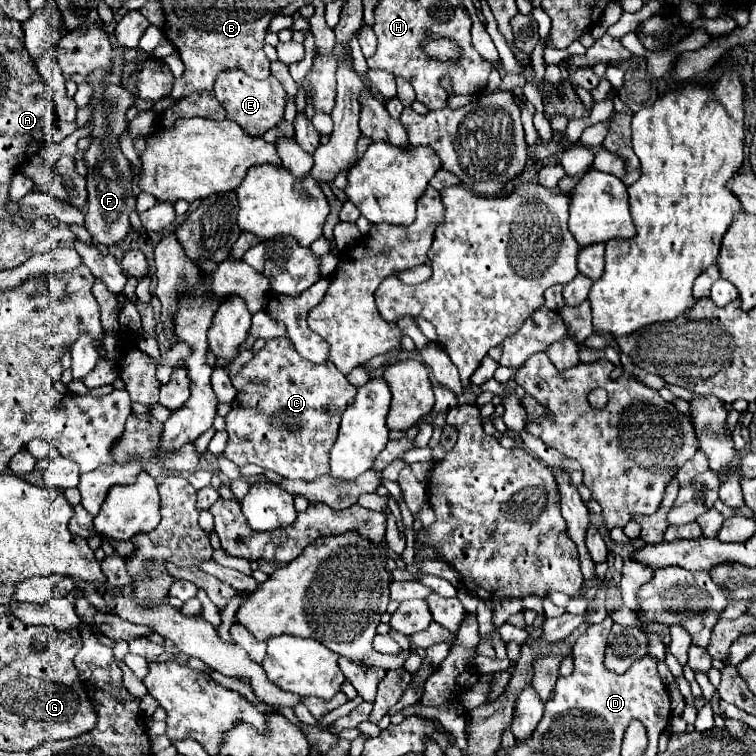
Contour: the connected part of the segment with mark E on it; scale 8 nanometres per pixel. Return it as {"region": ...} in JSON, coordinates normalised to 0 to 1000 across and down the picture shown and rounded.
{"region":[[[313,90],[298,93],[284,106],[284,127],[298,143],[300,156],[313,161],[332,180],[348,180],[356,169],[361,169],[374,159],[377,119],[364,101],[356,101],[351,106],[337,106],[327,101],[321,93],[313,93]]]}

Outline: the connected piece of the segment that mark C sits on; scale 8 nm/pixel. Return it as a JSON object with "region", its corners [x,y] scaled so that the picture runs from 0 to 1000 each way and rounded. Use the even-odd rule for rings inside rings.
{"region":[[[372,444],[353,450],[335,476],[327,479],[311,500],[306,500],[306,505],[313,513],[313,524],[308,529],[308,542],[298,550],[303,585],[295,603],[300,608],[311,611],[313,616],[340,614],[385,635],[417,635],[427,627],[435,627],[435,595],[446,582],[451,548],[472,521],[472,513],[459,505],[440,479],[409,479],[393,468],[382,447]]]}

